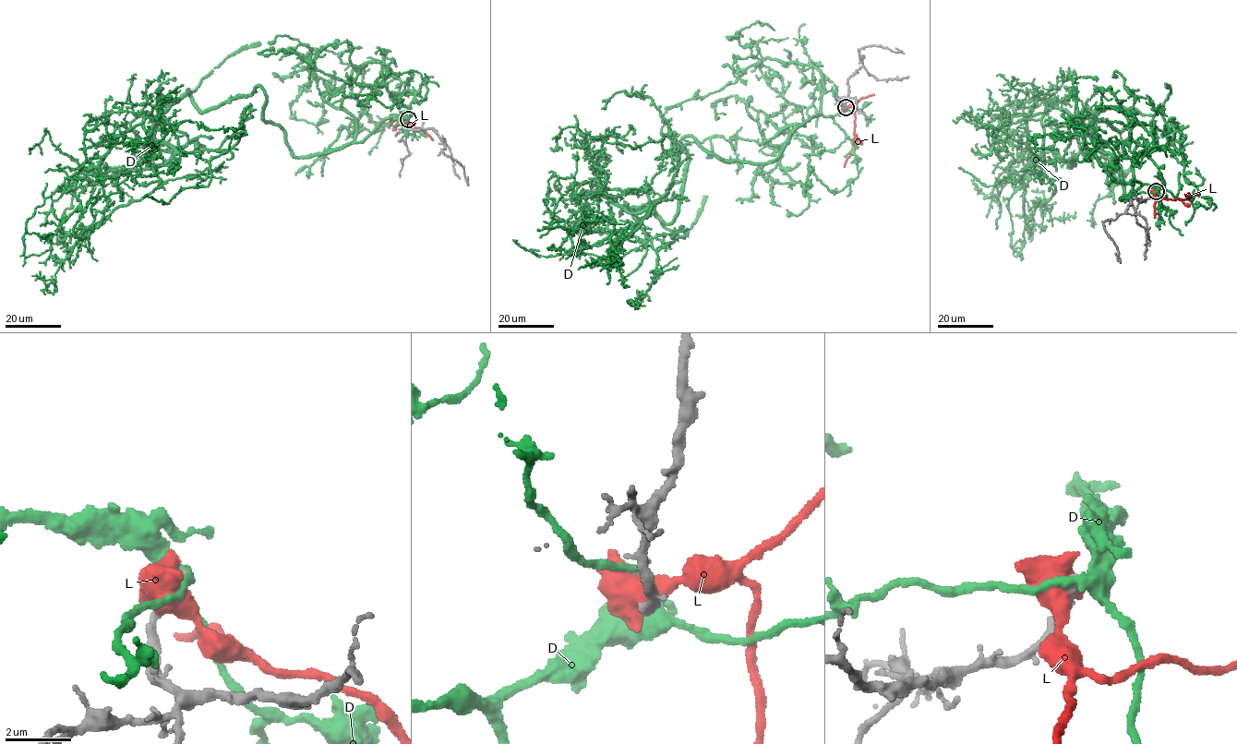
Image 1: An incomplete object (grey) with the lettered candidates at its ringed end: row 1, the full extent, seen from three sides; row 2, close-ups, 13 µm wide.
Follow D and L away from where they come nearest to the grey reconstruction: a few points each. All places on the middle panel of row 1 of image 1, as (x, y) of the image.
D: (846, 107), (764, 163), (686, 136), (671, 222), (626, 209), (657, 201), (587, 247), (584, 223), (537, 231)
L: (845, 108), (854, 107), (855, 121), (852, 149), (844, 167)

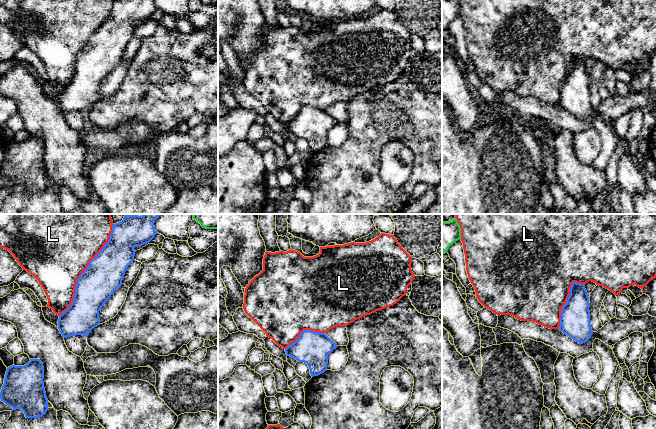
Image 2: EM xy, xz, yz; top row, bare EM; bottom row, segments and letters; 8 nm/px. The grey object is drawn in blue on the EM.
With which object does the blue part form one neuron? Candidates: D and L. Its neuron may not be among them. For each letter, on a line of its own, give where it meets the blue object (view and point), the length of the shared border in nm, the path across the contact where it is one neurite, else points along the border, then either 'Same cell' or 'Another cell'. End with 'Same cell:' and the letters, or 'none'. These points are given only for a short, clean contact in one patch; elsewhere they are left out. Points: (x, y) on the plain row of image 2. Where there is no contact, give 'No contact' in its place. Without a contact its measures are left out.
D: No contact. Another cell
L: Touches blue at xy (85, 46). Shared border 850 nm. Another cell
Same cell: none

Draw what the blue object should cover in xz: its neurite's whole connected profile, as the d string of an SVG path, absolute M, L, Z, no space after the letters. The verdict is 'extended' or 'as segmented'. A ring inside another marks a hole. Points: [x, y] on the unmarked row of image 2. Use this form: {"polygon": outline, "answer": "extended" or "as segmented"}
{"polygon": "M305 106L285 128L287 132L306 139L314 153L327 146L328 131L337 123L325 109Z", "answer": "as segmented"}

